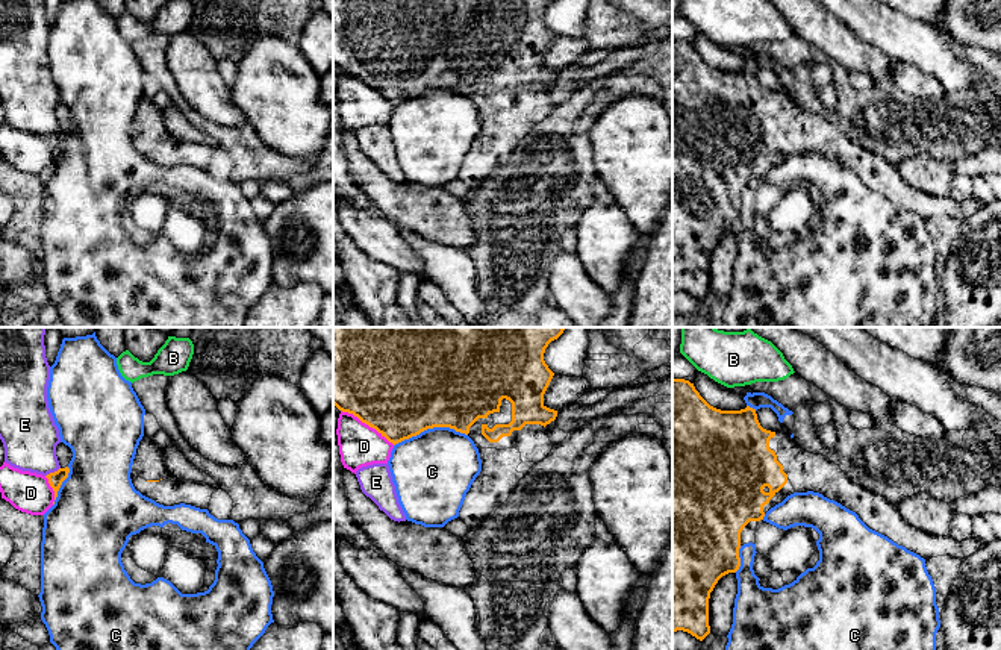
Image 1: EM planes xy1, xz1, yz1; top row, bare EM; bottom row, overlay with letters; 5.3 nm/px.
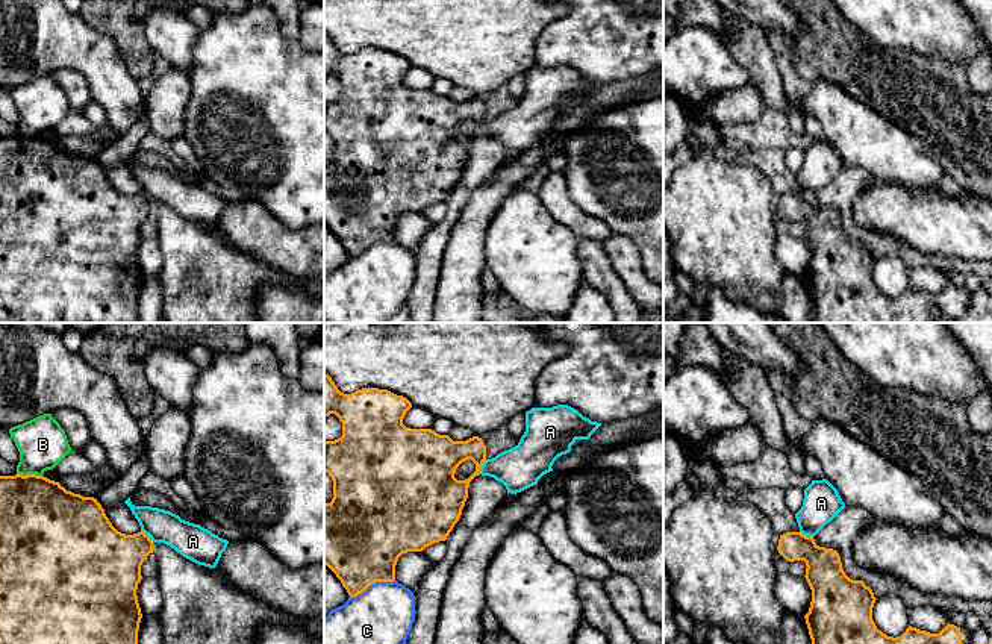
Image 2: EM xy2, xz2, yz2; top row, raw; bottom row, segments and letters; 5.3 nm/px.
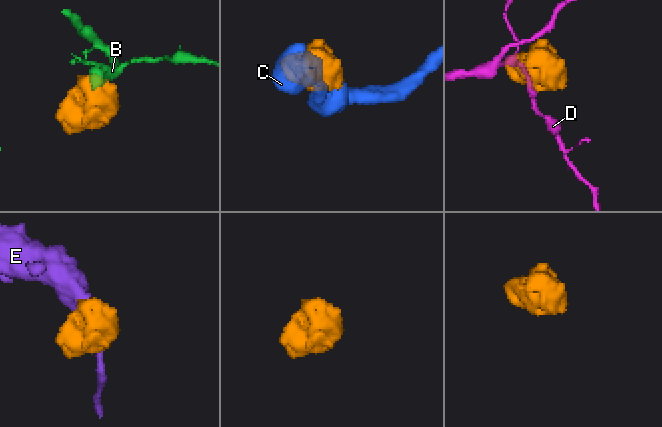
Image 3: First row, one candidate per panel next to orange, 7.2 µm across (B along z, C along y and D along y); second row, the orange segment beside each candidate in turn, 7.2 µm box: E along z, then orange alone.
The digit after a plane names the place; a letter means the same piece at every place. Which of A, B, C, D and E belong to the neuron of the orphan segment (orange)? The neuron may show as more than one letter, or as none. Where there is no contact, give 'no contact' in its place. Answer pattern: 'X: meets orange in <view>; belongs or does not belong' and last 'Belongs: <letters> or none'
A: meets orange in xz2; does not belong
B: meets orange in xy2; does not belong
C: meets orange in xz1; does not belong
D: meets orange in xz1; does not belong
E: meets orange in xy1; does not belong
Belongs: none

